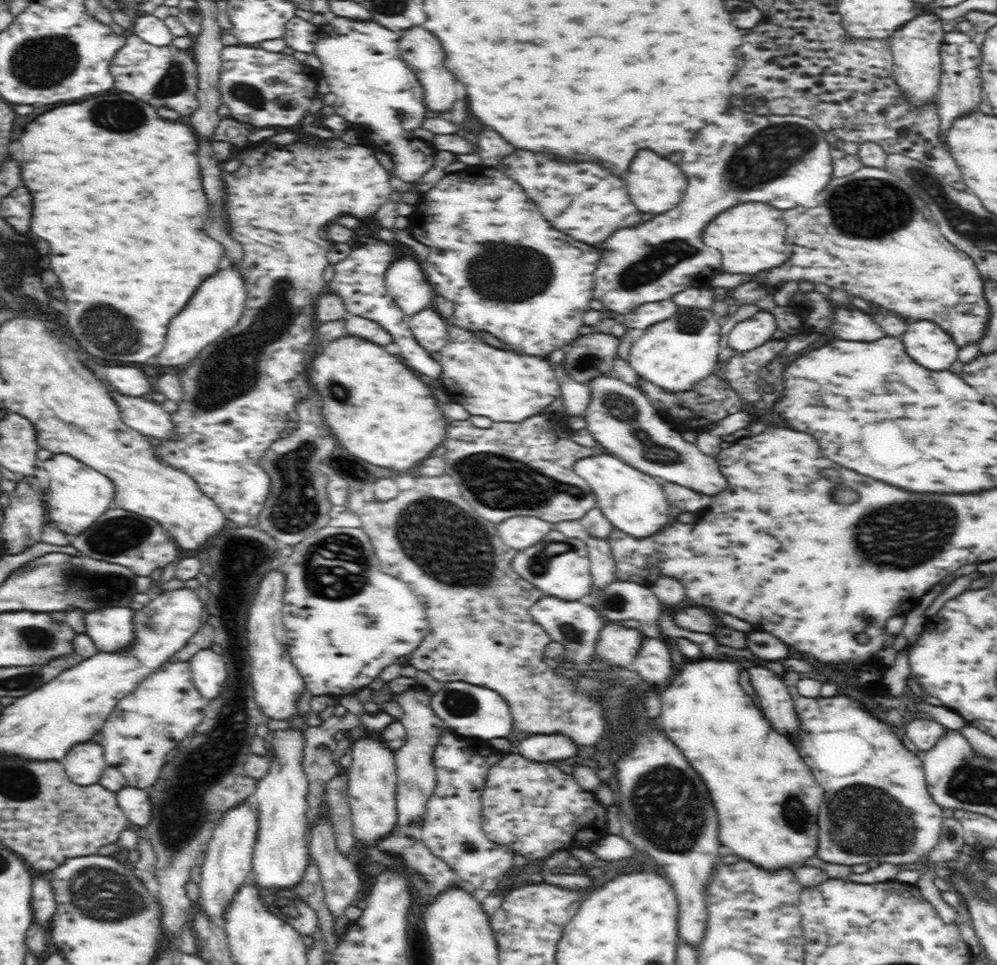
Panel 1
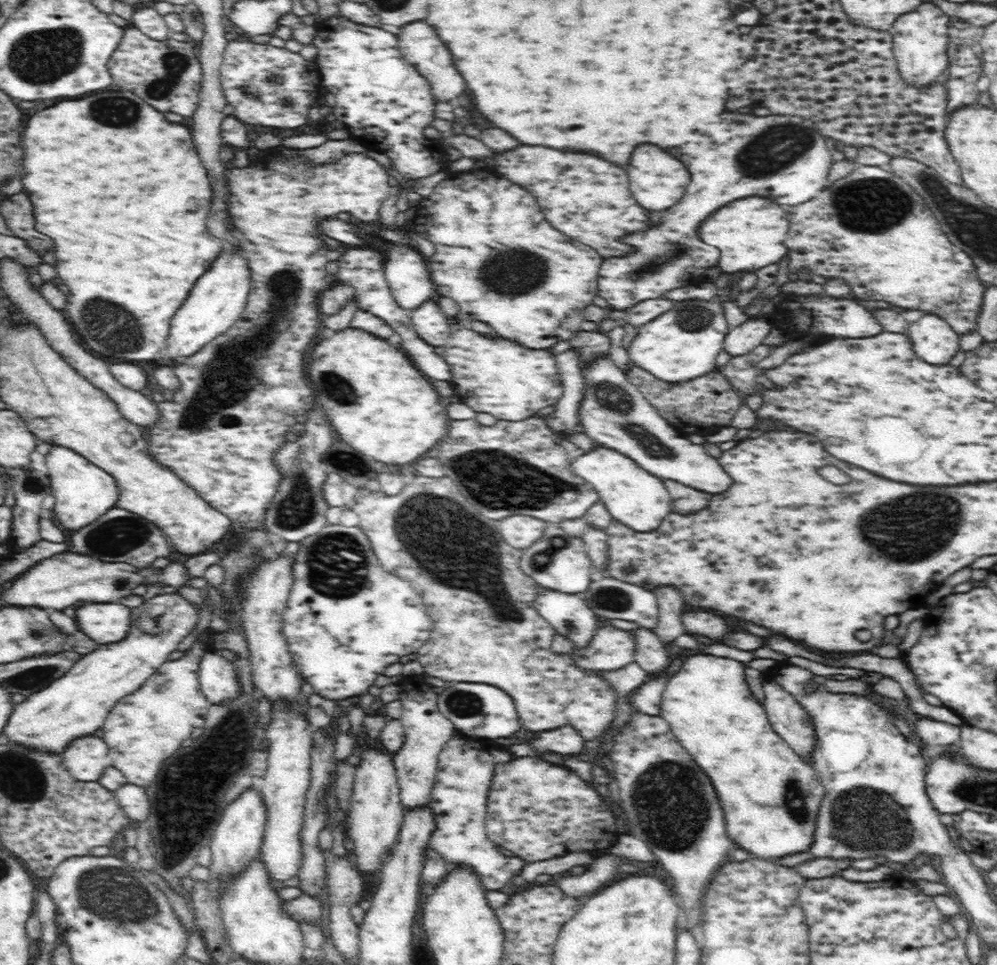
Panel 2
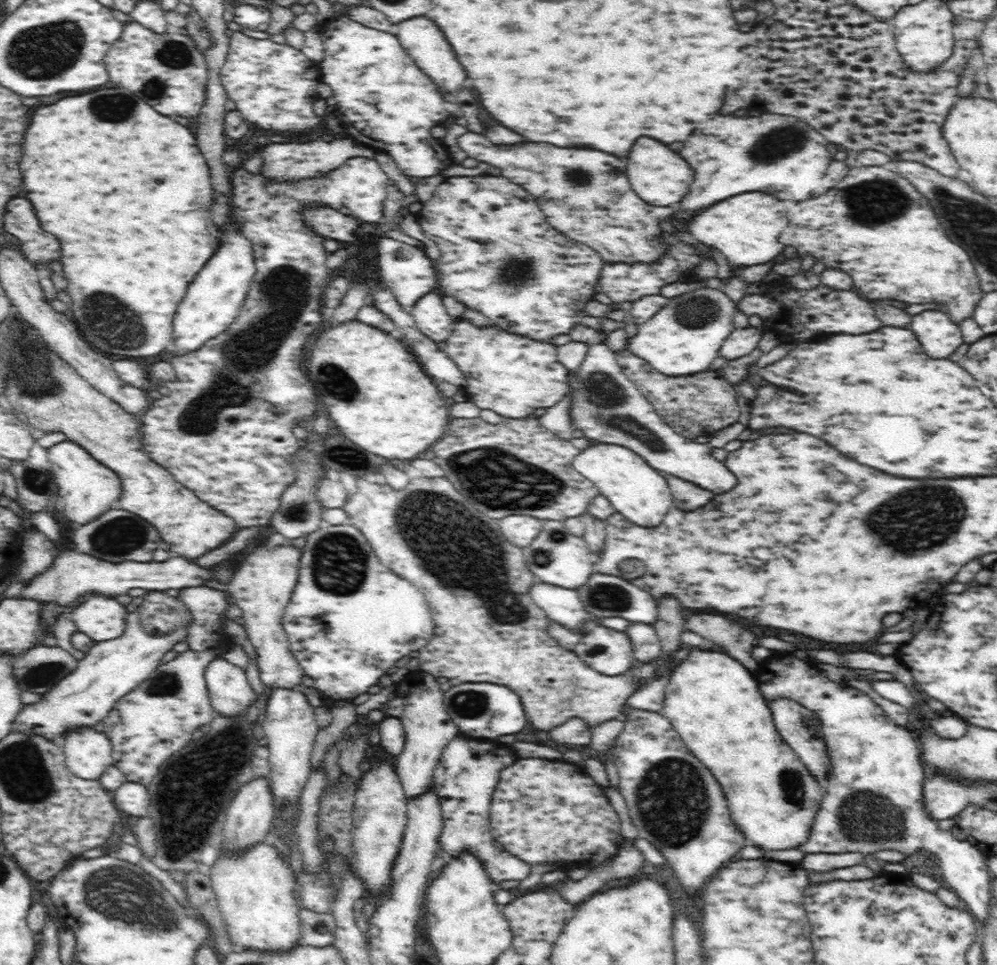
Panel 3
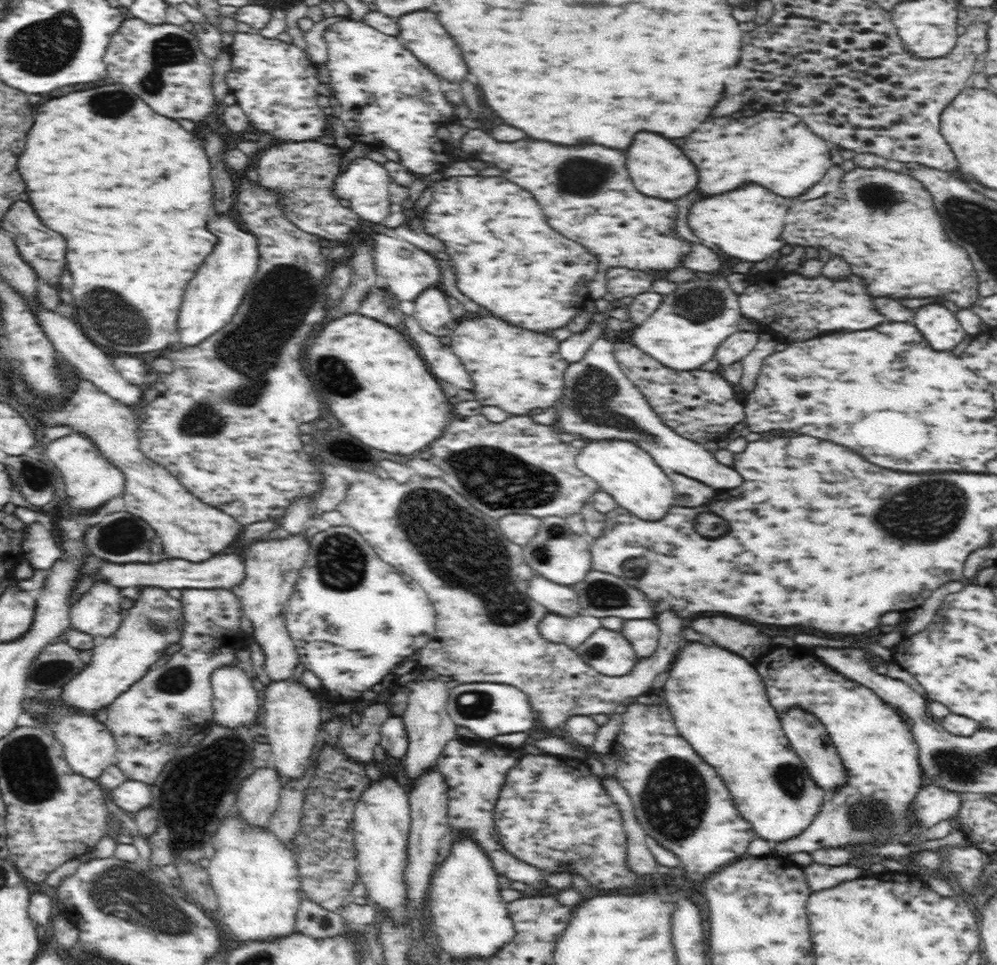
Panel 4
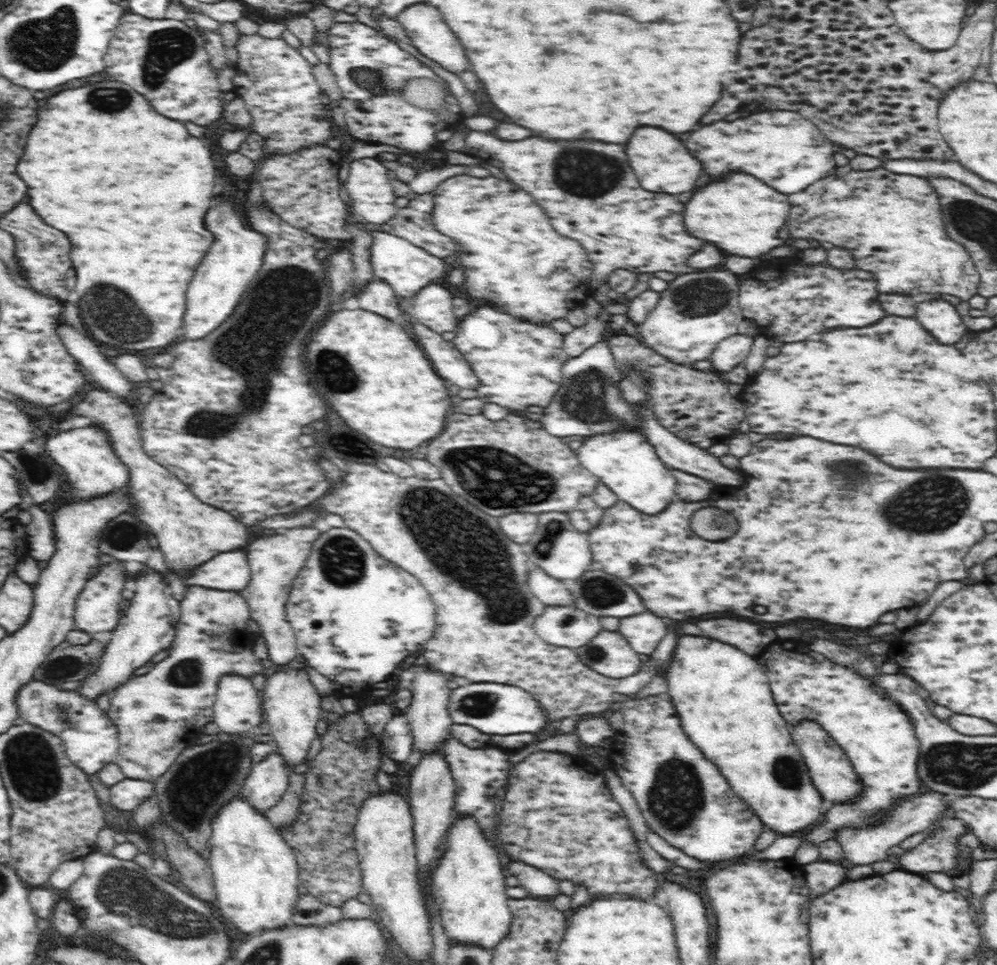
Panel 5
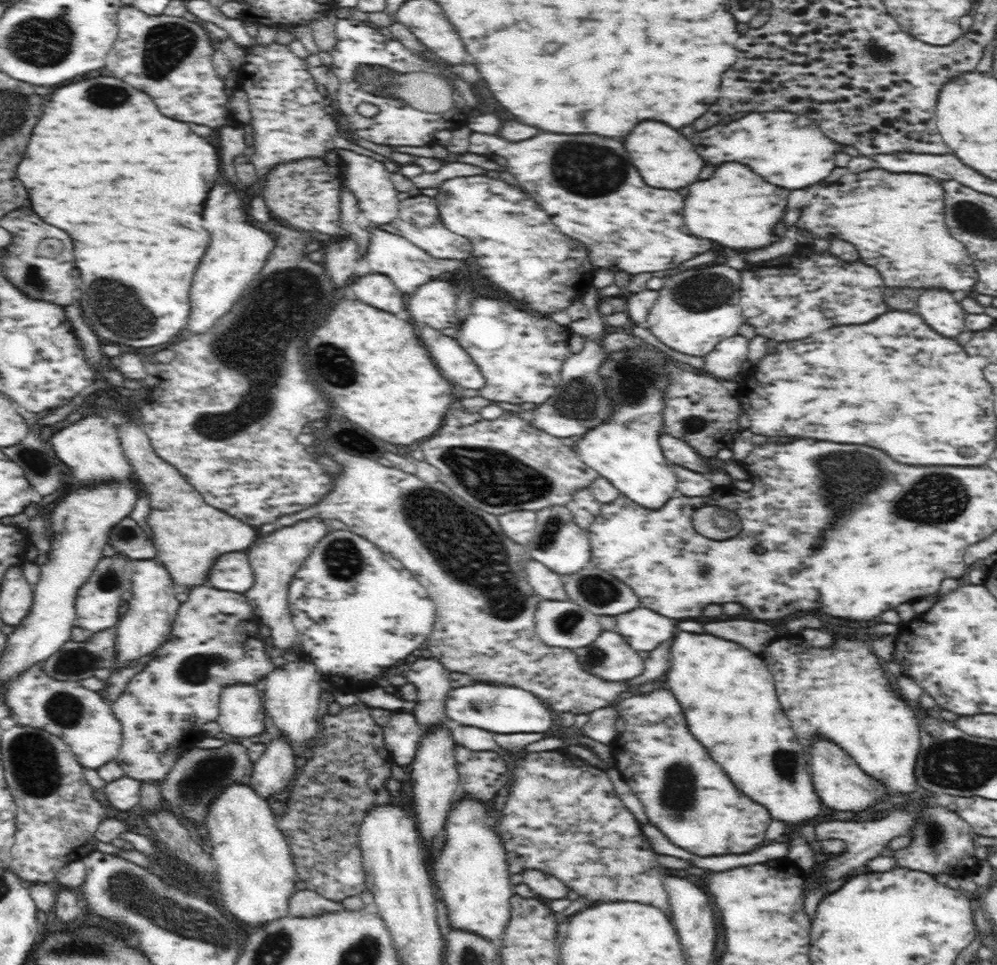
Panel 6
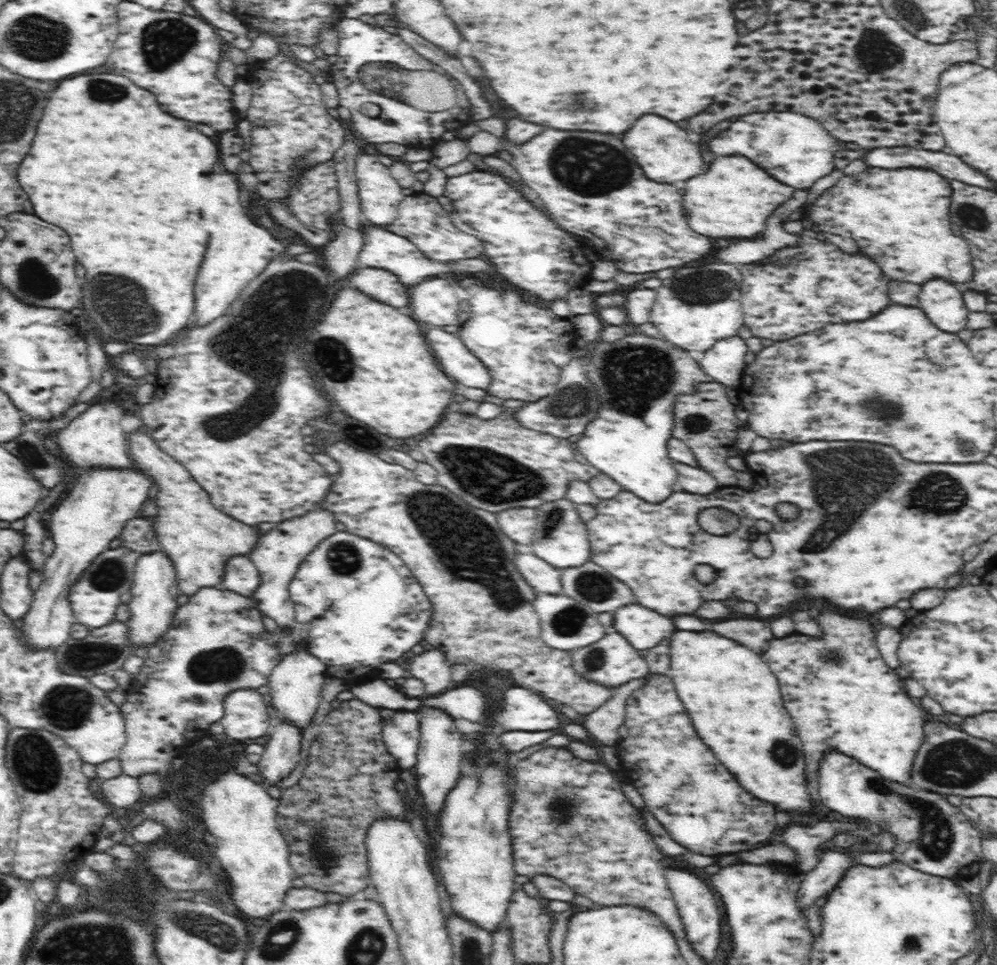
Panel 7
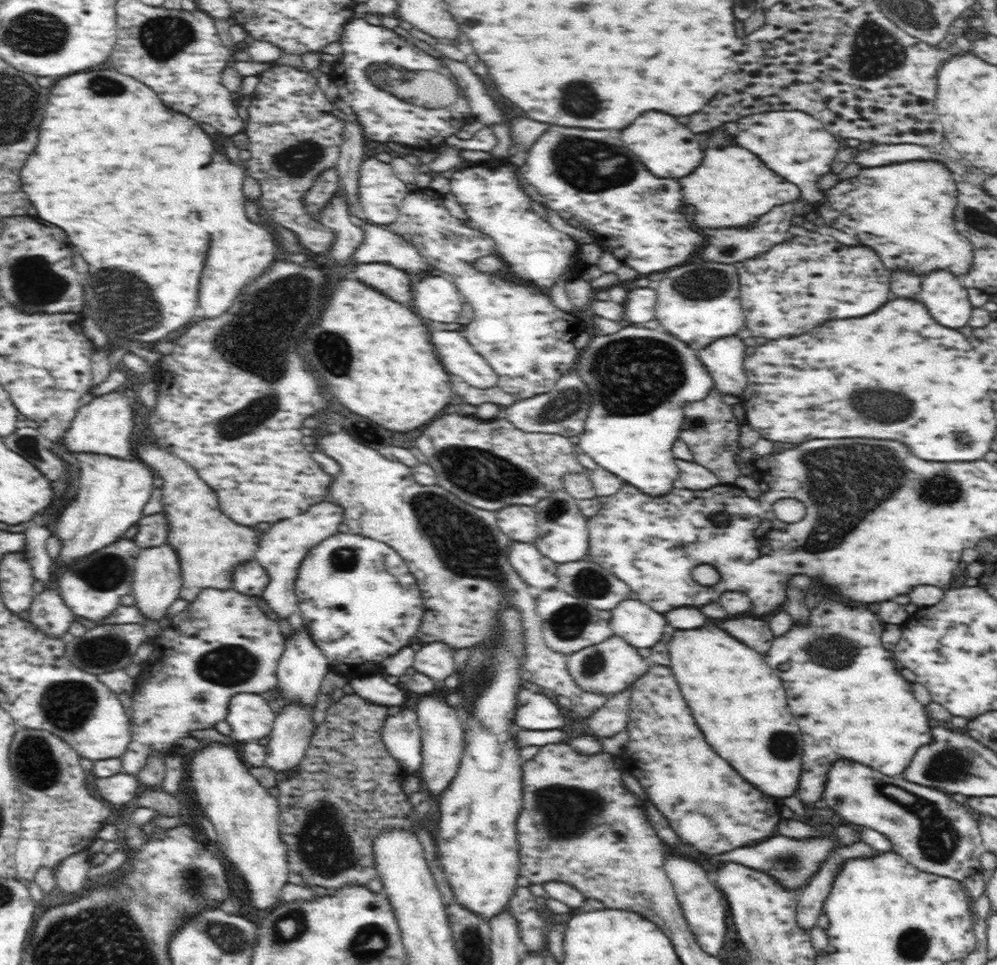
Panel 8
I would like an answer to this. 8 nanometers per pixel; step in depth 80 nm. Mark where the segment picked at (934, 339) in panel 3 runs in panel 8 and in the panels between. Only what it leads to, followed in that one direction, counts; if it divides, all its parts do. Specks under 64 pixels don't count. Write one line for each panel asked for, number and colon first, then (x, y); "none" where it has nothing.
4: (939, 326)
5: (940, 317)
6: (940, 310)
7: (944, 305)
8: (947, 299)

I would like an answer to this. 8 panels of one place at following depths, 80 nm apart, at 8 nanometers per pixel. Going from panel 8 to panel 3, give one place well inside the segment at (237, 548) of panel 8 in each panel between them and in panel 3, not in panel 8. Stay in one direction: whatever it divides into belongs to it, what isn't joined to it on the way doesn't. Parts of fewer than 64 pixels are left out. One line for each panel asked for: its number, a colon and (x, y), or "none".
3: (192, 528)
4: (190, 529)
5: (189, 531)
6: (189, 535)
7: (196, 537)

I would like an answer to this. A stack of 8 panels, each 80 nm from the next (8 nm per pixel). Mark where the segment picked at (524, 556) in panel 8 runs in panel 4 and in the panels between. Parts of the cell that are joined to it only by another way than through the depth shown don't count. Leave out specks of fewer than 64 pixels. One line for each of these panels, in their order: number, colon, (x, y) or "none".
4: (561, 600)
5: (555, 594)
6: (549, 585)
7: (542, 577)

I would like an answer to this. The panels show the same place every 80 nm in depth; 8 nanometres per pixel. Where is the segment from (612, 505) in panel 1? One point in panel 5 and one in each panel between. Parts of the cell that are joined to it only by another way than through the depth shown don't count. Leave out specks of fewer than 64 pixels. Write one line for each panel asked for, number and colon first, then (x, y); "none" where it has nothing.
2: (635, 497)
3: (632, 488)
4: (622, 469)
5: (625, 462)

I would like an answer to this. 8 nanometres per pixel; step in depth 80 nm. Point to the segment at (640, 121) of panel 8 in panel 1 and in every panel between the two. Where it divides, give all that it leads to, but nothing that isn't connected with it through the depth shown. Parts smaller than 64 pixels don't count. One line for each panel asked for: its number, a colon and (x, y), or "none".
1: (655, 185)
2: (657, 180)
3: (660, 177)
4: (657, 167)
5: (660, 162)
6: (664, 158)
7: (661, 147)

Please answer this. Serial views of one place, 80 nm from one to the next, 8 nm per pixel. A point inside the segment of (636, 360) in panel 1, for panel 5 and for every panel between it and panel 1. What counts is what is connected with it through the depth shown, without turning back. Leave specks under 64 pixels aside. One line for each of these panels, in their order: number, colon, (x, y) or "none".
2: (683, 343)
3: (685, 338)
4: (684, 332)
5: (697, 310)

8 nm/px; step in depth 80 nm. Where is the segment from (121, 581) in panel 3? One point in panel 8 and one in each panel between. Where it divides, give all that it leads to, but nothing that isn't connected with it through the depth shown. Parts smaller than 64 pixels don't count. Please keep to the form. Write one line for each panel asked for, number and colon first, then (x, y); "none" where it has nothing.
4: (224, 570)
5: (229, 571)
6: (232, 572)
7: (240, 576)
8: (250, 578)

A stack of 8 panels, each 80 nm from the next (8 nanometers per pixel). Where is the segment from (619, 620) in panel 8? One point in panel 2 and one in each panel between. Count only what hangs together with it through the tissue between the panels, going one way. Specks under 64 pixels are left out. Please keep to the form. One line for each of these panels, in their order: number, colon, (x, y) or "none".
2: (652, 654)
3: (646, 645)
4: (643, 634)
5: (643, 631)
6: (643, 630)
7: (642, 628)

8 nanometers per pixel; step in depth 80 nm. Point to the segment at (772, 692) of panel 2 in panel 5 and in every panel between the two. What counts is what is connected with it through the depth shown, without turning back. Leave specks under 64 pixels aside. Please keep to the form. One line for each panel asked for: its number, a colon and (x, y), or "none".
3: (799, 728)
4: (808, 738)
5: (830, 773)

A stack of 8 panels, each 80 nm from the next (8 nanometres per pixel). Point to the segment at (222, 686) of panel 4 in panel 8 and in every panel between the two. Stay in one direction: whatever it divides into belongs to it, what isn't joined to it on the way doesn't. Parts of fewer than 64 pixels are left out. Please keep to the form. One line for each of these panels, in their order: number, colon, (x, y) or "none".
5: (237, 708)
6: (241, 711)
7: (245, 717)
8: (250, 717)

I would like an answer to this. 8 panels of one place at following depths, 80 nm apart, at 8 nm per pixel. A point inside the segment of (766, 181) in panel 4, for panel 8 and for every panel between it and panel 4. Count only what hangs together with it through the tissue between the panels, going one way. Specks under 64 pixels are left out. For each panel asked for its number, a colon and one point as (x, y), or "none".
5: (783, 149)
6: (788, 149)
7: (795, 149)
8: (795, 145)

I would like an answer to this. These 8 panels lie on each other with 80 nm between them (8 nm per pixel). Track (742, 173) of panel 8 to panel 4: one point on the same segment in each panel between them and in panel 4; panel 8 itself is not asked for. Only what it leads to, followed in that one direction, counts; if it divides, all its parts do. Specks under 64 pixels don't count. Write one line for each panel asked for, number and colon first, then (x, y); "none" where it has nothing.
4: (747, 224)
5: (744, 217)
6: (737, 209)
7: (733, 198)

